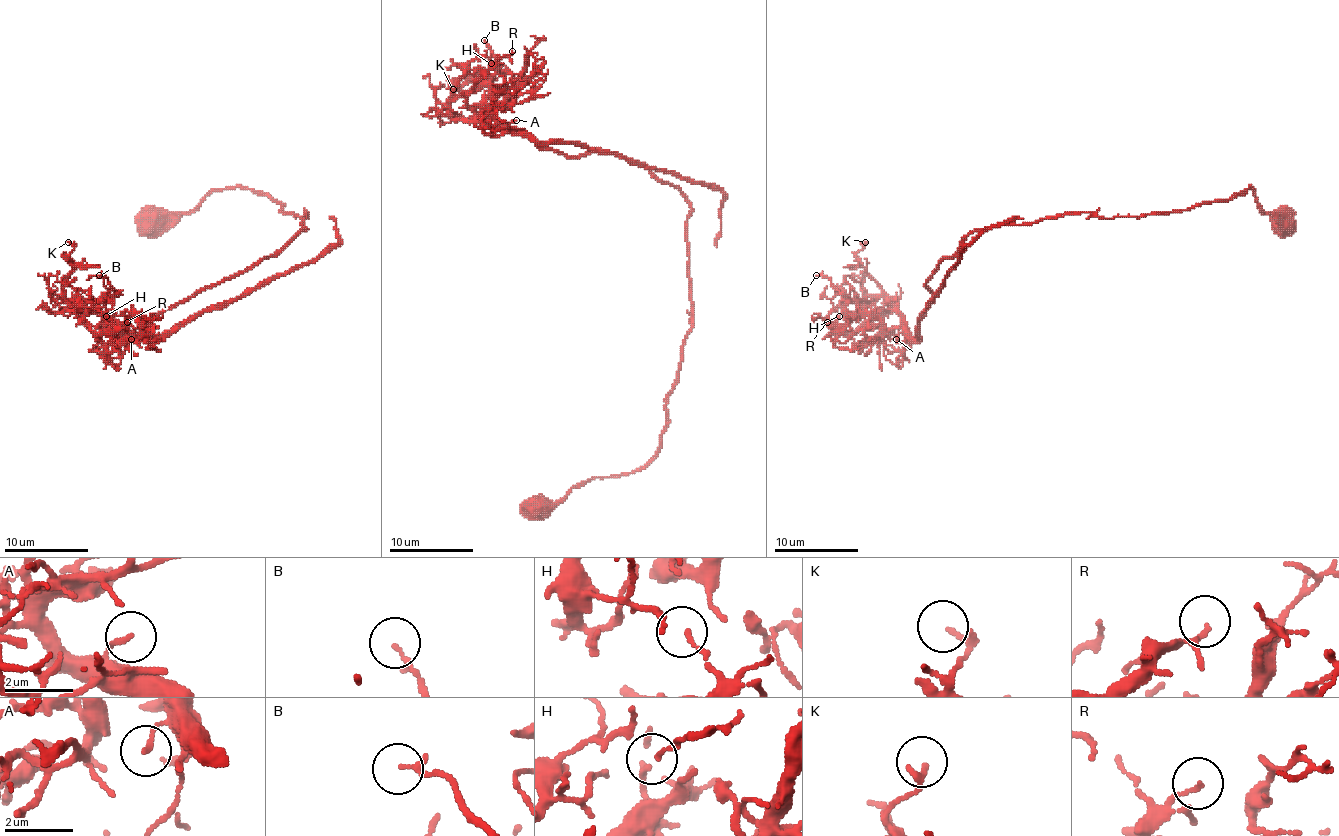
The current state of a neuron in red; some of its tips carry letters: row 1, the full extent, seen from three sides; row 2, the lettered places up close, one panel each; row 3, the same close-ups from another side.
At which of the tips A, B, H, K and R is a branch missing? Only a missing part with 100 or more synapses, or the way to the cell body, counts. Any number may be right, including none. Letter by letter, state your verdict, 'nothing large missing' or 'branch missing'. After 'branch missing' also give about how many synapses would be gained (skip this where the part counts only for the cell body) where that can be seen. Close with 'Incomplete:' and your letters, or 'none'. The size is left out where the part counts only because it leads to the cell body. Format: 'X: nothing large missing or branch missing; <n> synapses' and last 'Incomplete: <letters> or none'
A: nothing large missing
B: nothing large missing
H: nothing large missing
K: nothing large missing
R: nothing large missing
Incomplete: none

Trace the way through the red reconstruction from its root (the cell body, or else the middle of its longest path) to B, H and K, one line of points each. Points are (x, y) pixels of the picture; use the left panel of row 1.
B: (156, 220), (237, 187), (306, 212), (306, 229), (163, 309), (146, 339), (101, 326), (114, 288), (99, 275)
H: (156, 220), (237, 187), (306, 212), (306, 229), (163, 309), (146, 339), (82, 320), (112, 332), (106, 316)
K: (156, 220), (237, 187), (294, 216), (306, 212), (306, 229), (163, 309), (146, 339), (65, 299), (68, 242)

